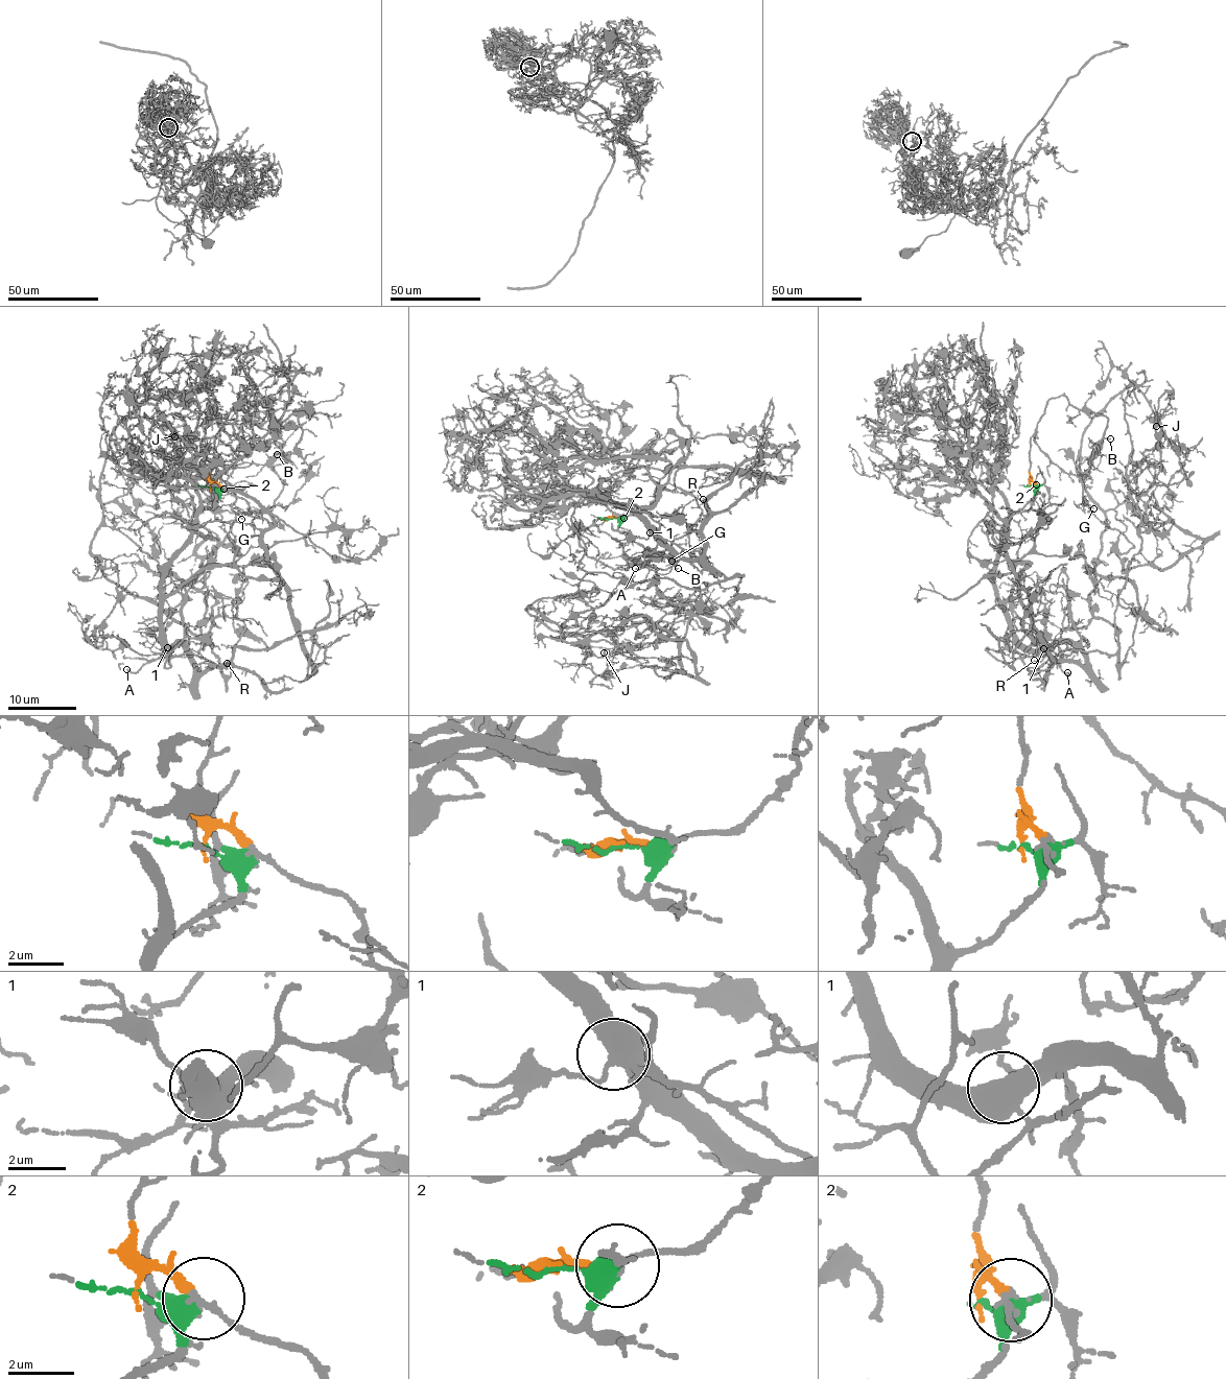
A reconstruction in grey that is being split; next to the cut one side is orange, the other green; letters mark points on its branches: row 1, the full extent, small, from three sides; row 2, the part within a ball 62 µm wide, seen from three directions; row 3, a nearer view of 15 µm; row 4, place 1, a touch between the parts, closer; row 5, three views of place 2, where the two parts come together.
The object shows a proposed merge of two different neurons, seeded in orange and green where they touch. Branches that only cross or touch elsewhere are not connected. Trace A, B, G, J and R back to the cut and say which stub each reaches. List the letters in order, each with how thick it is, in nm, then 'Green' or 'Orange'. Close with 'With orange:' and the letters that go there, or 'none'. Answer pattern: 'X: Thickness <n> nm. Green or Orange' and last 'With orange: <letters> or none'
A: Thickness 170 nm. Green
B: Thickness 120 nm. Orange
G: Thickness 90 nm. Orange
J: Thickness 120 nm. Orange
R: Thickness 100 nm. Green
With orange: B, G, J

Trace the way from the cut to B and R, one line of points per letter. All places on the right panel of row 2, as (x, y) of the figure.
B: (1030, 485), (1030, 437), (1047, 400), (1062, 396), (1079, 409), (1105, 415), (1103, 436), (1111, 438)
R: (1030, 485), (993, 569), (998, 605), (1012, 636), (1069, 643), (1084, 663), (1034, 660)

